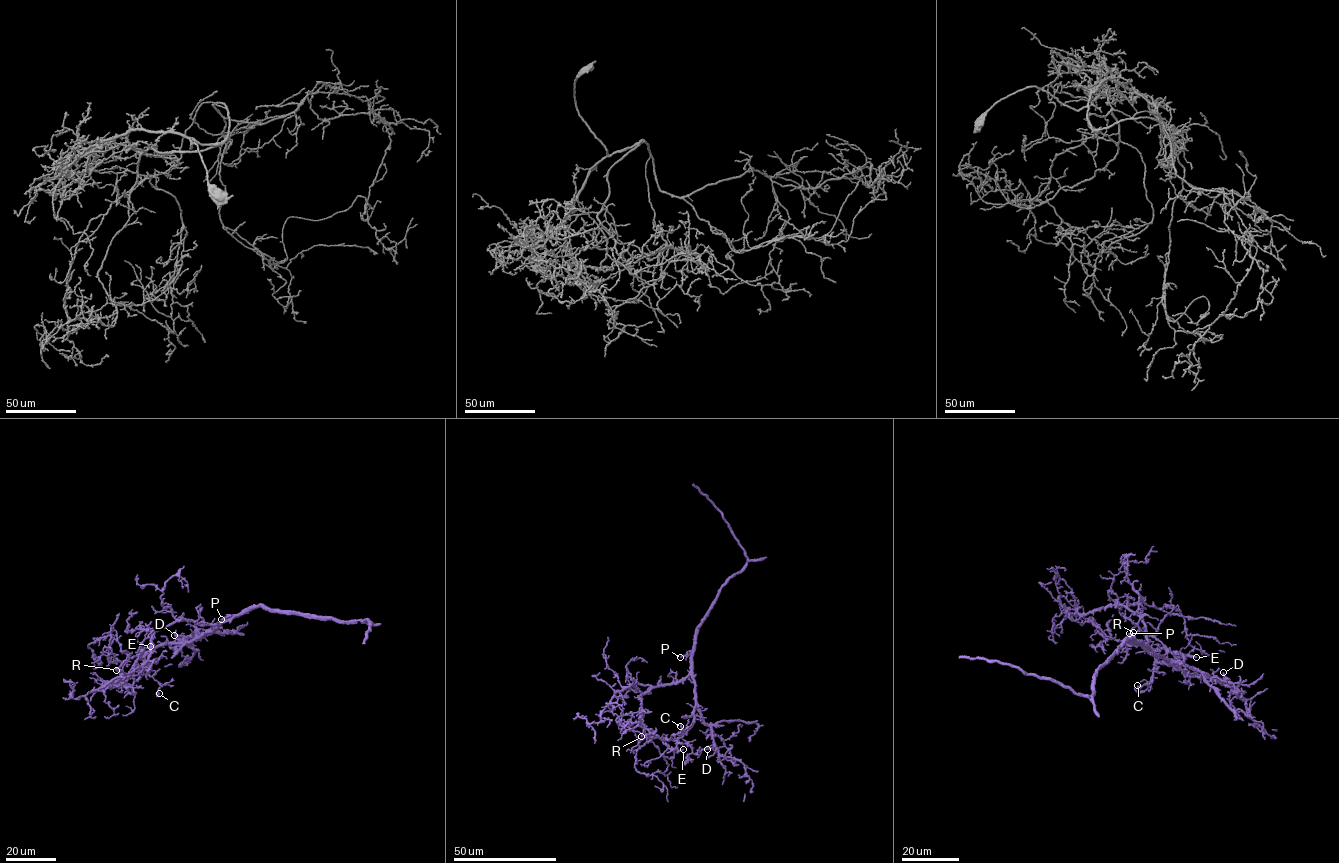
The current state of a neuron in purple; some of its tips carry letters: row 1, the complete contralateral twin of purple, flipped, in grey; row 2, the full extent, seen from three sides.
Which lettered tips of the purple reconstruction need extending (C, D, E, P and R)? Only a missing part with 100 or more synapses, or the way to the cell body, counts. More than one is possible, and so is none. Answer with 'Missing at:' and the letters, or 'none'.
Missing at: P

